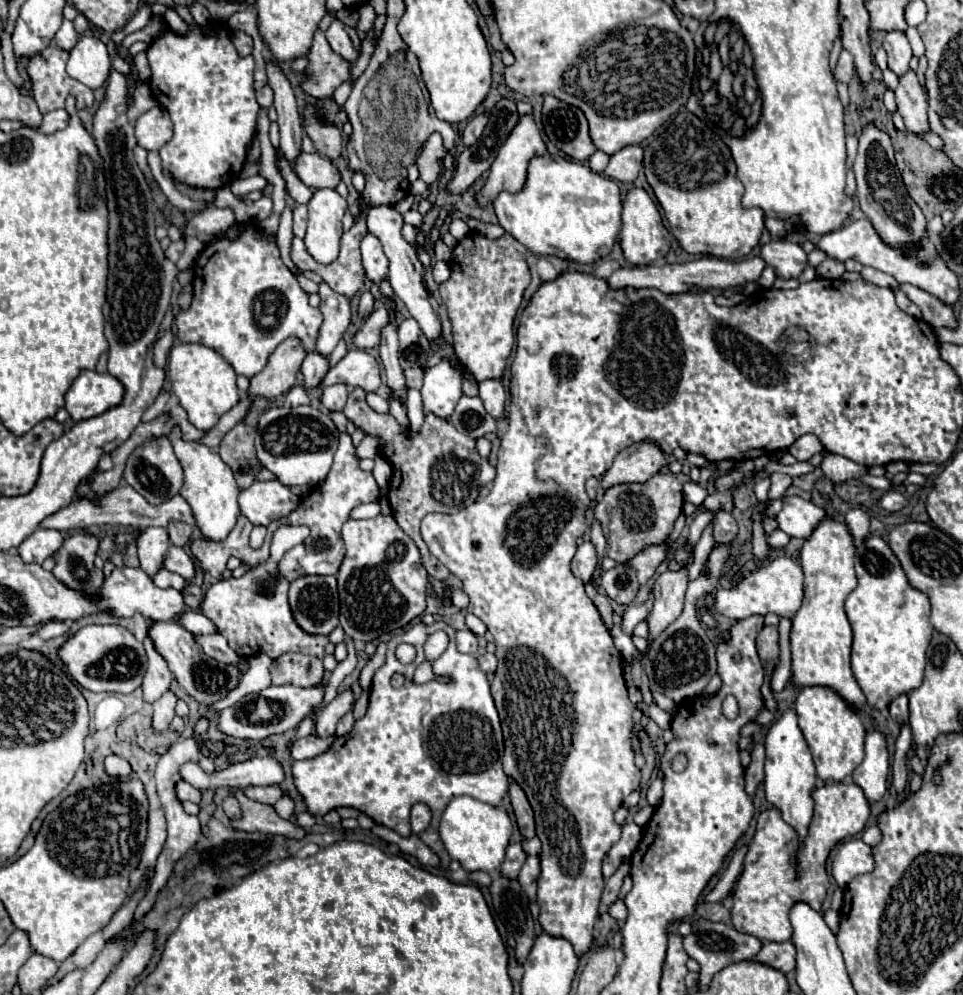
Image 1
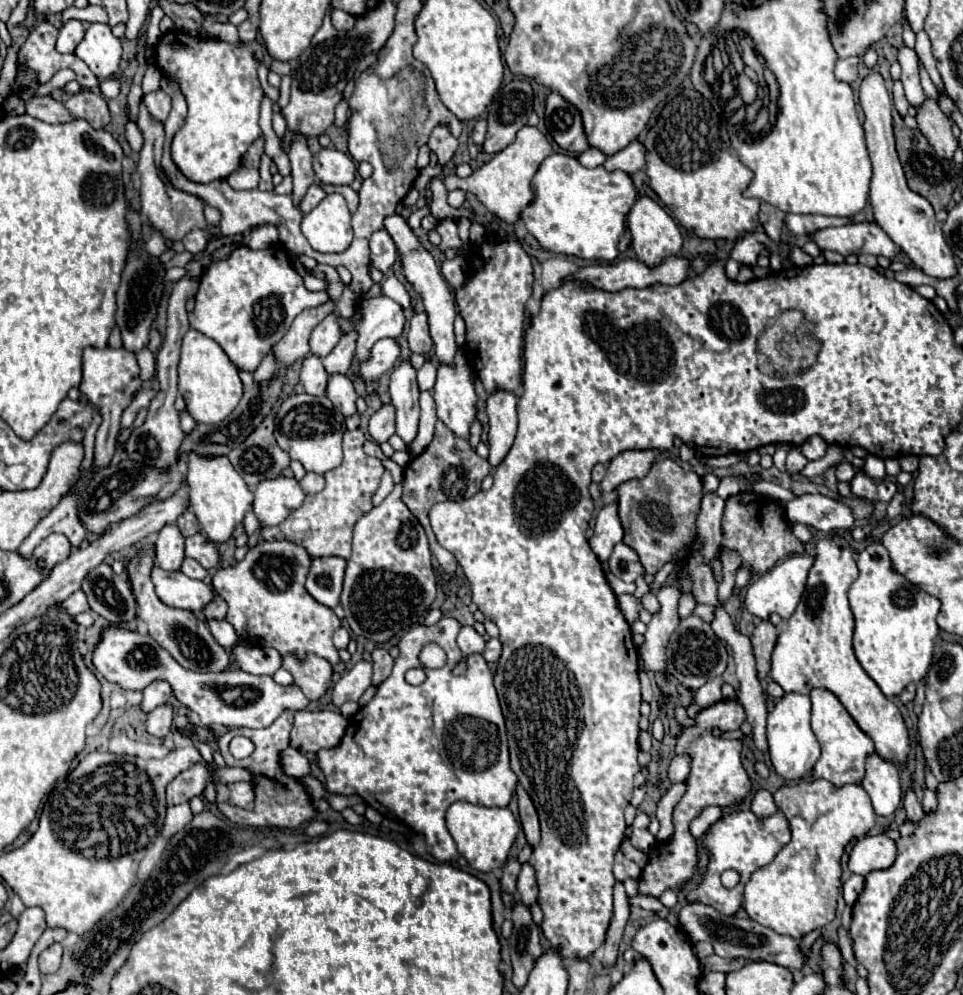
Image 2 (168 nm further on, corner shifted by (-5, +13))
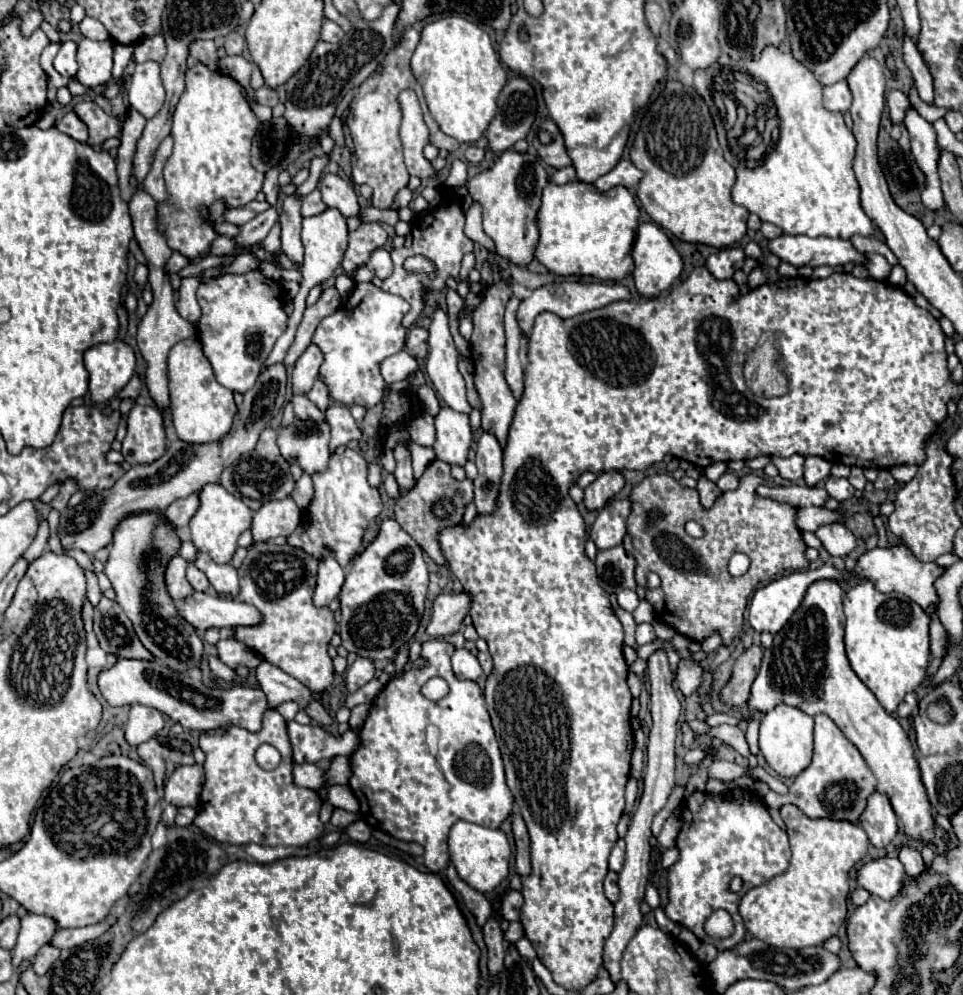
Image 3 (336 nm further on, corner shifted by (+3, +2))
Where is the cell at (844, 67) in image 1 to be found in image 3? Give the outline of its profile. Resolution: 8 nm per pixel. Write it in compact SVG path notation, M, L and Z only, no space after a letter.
M839 80L837 84L823 88L823 104L833 112L847 112L851 106L851 92L847 80Z

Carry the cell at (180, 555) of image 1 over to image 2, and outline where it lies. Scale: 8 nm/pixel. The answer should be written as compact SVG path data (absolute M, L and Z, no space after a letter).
M201 533L185 539L185 555L199 561L205 569L213 569L213 567L221 565L221 555L219 555L215 543L209 541L207 537L203 537Z

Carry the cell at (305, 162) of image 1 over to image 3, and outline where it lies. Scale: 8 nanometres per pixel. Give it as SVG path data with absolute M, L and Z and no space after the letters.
M325 174L319 182L319 190L321 190L323 202L329 208L337 208L343 216L359 214L359 202L357 202L355 188L345 178L337 174Z

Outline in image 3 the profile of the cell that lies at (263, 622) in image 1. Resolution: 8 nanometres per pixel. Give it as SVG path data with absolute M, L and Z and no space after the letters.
M253 544L239 568L239 594L217 596L251 604L263 614L261 624L255 624L253 628L233 628L239 642L285 674L297 678L309 690L323 692L335 676L333 660L327 654L327 646L335 634L335 618L329 608L315 608L311 604L317 564L317 558L287 544Z

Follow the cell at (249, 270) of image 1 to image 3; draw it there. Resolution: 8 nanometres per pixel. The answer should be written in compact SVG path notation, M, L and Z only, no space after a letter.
M261 270L245 274L223 274L203 282L197 290L201 318L197 322L197 338L211 362L217 382L231 392L245 394L257 382L261 366L271 352L275 340L285 332L289 316L283 310L283 292L279 284Z

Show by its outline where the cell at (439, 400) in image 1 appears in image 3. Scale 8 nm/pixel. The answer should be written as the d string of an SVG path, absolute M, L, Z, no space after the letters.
M441 406L439 414L435 416L435 430L437 440L433 444L433 450L437 458L447 464L463 466L467 462L473 436L469 416L463 412L453 412L449 406Z

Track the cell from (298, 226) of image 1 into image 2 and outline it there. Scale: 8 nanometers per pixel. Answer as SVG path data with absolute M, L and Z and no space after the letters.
M313 183L309 189L307 189L307 195L305 195L305 199L301 201L301 205L299 205L299 209L301 209L301 213L305 215L305 213L309 213L311 209L315 209L323 199L325 199L325 191L323 191L323 187L319 185L319 183Z

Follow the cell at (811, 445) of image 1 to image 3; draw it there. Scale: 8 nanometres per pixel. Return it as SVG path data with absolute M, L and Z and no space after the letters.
M807 456L805 458L805 482L807 486L815 486L819 482L823 482L825 478L829 478L829 470L831 470L831 462L827 462L825 458L819 456Z

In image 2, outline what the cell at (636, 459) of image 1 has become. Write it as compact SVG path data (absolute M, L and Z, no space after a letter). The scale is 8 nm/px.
M625 451L619 453L615 459L611 459L607 473L601 481L601 491L615 491L621 483L629 479L641 479L645 473L649 473L651 463L655 459L657 451Z

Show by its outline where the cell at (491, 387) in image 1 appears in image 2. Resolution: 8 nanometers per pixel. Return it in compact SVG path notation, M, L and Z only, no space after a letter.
M497 391L487 399L489 415L489 463L497 467L509 453L517 433L517 397Z

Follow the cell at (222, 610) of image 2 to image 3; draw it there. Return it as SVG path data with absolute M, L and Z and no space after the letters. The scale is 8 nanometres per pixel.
M209 628L207 632L205 632L205 642L209 642L209 644L215 644L217 640L221 640L221 638L229 638L231 636L231 632L227 630L227 628Z

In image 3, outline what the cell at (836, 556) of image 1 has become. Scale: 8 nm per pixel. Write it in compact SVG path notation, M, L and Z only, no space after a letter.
M817 580L791 616L791 620L775 634L773 646L765 650L761 670L753 682L749 706L769 712L777 704L801 708L805 714L827 714L849 742L857 746L867 766L877 778L877 790L887 794L891 806L903 824L907 836L921 842L933 838L933 810L929 806L911 742L901 724L883 710L873 692L853 672L843 646L843 590L837 580Z

